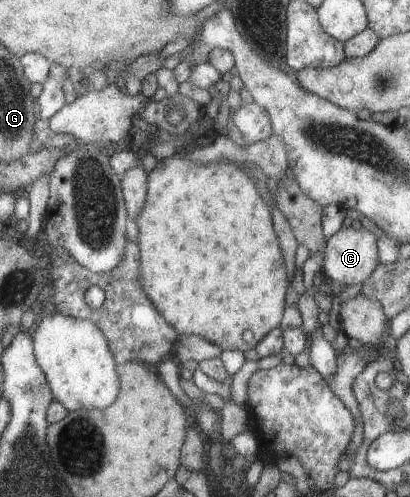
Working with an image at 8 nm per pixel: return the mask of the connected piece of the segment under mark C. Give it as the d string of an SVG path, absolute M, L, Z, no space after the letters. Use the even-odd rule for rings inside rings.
M346 224L335 235L329 237L324 252L323 272L332 281L337 281L337 283L346 286L363 283L380 262L375 234L365 227L357 230L349 224Z

